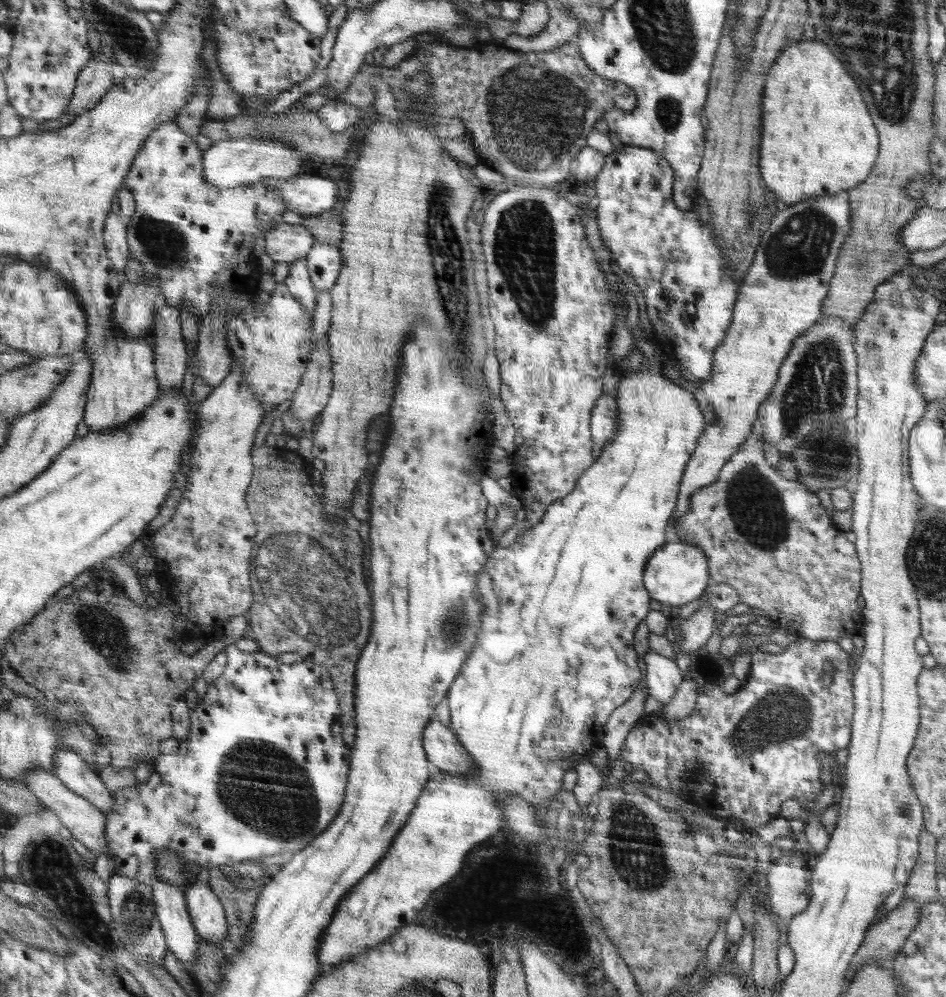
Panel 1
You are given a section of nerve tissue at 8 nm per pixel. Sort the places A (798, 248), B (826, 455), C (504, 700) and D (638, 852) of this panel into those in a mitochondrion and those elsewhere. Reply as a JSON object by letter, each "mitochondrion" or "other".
{"A":"mitochondrion","B":"mitochondrion","C":"other","D":"mitochondrion"}

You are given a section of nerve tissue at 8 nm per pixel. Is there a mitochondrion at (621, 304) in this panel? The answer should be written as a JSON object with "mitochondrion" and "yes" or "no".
{"mitochondrion":"no"}

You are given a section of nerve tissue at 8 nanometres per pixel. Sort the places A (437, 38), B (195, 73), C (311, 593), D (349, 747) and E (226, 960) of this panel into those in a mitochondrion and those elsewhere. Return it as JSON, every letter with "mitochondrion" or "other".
{"A":"other","B":"other","C":"mitochondrion","D":"other","E":"other"}

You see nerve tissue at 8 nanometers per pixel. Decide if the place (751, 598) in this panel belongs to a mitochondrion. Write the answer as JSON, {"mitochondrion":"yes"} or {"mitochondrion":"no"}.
{"mitochondrion":"no"}

